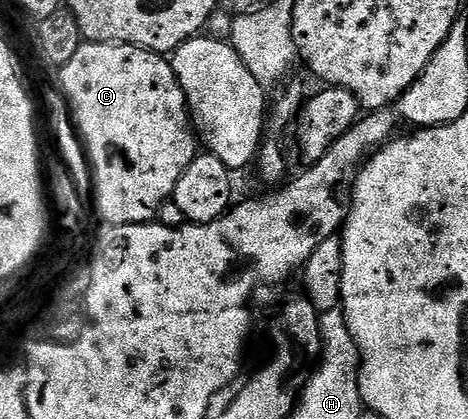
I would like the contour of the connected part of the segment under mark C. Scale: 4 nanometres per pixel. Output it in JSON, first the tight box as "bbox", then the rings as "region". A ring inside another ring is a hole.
{"bbox":[60,42,200,225],"region":[[[83,42],[79,50],[73,55],[72,60],[60,69],[61,95],[70,93],[70,99],[74,100],[75,111],[78,111],[79,123],[90,142],[93,152],[95,168],[98,172],[99,200],[102,201],[102,213],[107,225],[123,224],[125,220],[131,220],[133,224],[149,224],[159,215],[162,205],[173,197],[176,184],[180,182],[180,176],[184,170],[199,155],[200,144],[196,139],[196,133],[192,127],[190,110],[186,106],[186,95],[180,86],[180,82],[174,73],[174,65],[165,55],[157,52],[149,52],[147,48],[138,48],[135,44],[96,44]]]}

